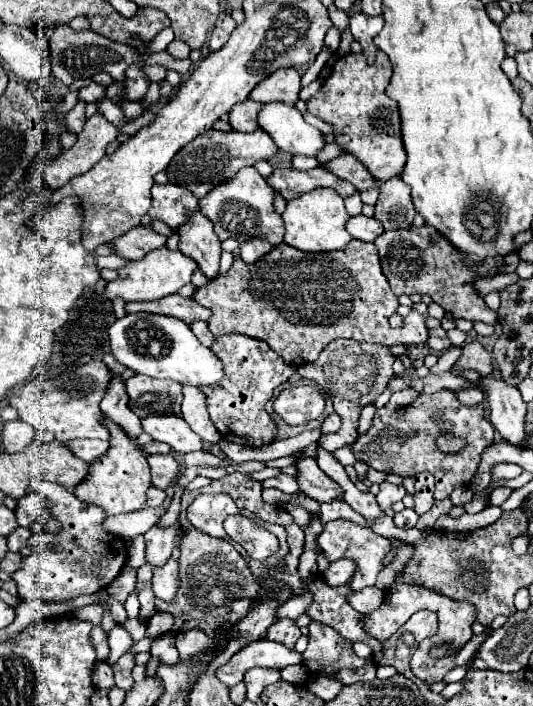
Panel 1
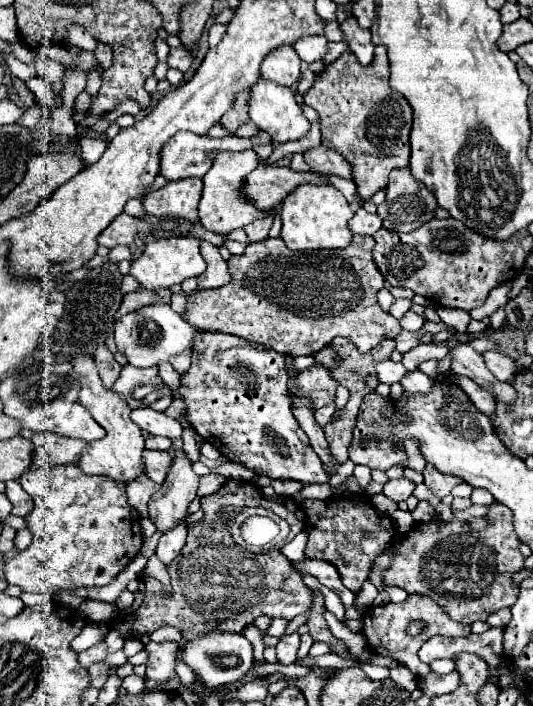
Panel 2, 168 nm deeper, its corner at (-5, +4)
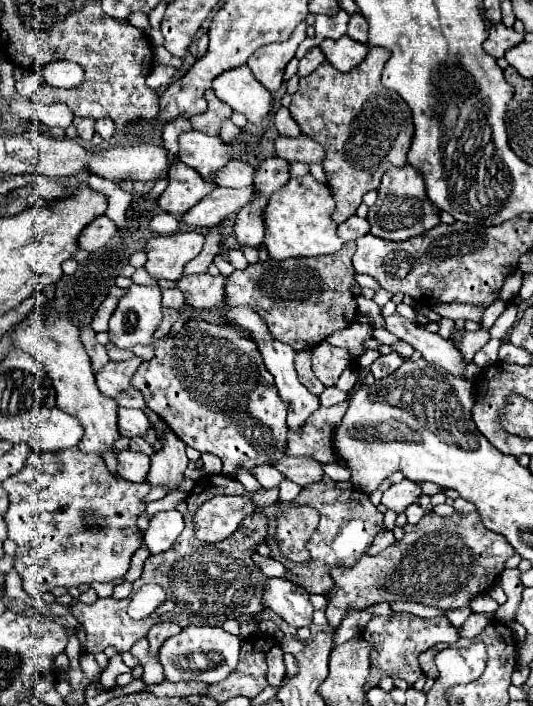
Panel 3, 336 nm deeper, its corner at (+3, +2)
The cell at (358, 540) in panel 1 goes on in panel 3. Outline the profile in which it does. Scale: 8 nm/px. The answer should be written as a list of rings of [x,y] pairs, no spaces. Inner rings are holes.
[[[323,475],[319,483],[303,487],[295,501],[315,507],[321,513],[321,521],[305,545],[311,553],[311,563],[285,569],[285,579],[301,585],[309,593],[325,593],[329,587],[333,587],[329,567],[349,567],[357,563],[357,559],[371,547],[373,537],[383,529],[383,513],[379,513],[379,509],[369,501],[369,495],[357,489],[339,489],[327,475]]]

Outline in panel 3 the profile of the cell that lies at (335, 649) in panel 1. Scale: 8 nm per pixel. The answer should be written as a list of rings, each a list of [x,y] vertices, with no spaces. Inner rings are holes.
[[[267,579],[263,587],[263,601],[265,607],[275,611],[293,627],[309,627],[313,605],[309,601],[309,593],[301,591],[295,583],[287,579]]]

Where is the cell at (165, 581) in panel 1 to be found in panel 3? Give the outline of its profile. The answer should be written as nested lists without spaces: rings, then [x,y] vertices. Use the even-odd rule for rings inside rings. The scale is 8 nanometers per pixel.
[[[161,511],[153,515],[145,529],[145,545],[151,553],[161,553],[173,545],[183,531],[183,515],[179,511]]]

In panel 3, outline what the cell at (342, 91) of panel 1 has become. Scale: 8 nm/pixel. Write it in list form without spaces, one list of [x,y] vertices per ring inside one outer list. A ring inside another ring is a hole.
[[[371,47],[367,57],[347,73],[321,63],[311,75],[299,79],[299,91],[289,105],[301,133],[325,147],[323,169],[337,203],[333,211],[335,223],[343,223],[355,215],[363,195],[379,187],[381,175],[387,169],[407,165],[407,151],[415,129],[409,105],[381,83],[381,73],[389,57],[389,49]]]

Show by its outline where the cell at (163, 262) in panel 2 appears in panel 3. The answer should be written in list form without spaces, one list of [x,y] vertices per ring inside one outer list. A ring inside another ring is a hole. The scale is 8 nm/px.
[[[179,231],[173,235],[157,235],[147,241],[145,269],[153,277],[179,281],[183,267],[203,249],[205,237],[199,231]]]

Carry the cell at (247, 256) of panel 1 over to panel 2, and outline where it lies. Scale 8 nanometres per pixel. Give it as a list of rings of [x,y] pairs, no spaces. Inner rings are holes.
[[[269,211],[269,217],[257,219],[251,225],[243,227],[247,237],[249,237],[249,243],[259,243],[259,241],[265,241],[269,237],[269,229],[271,229],[271,223],[273,223],[273,213],[275,211]]]

